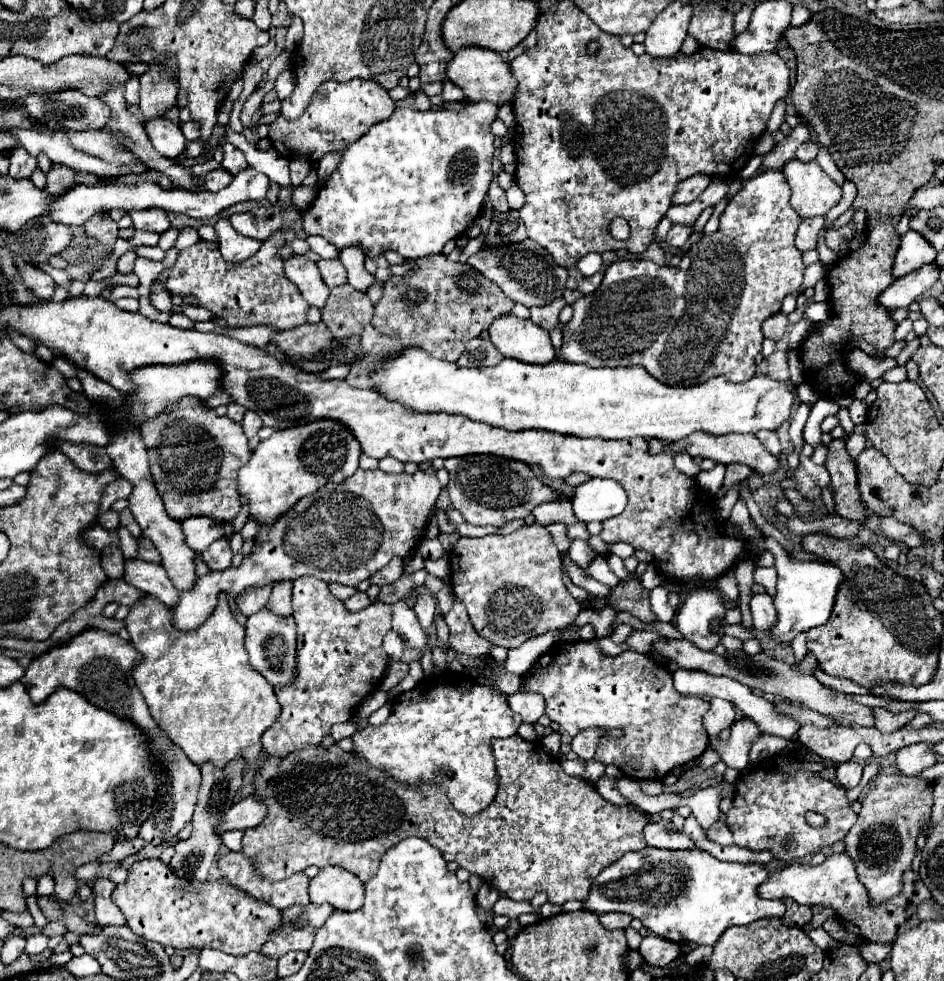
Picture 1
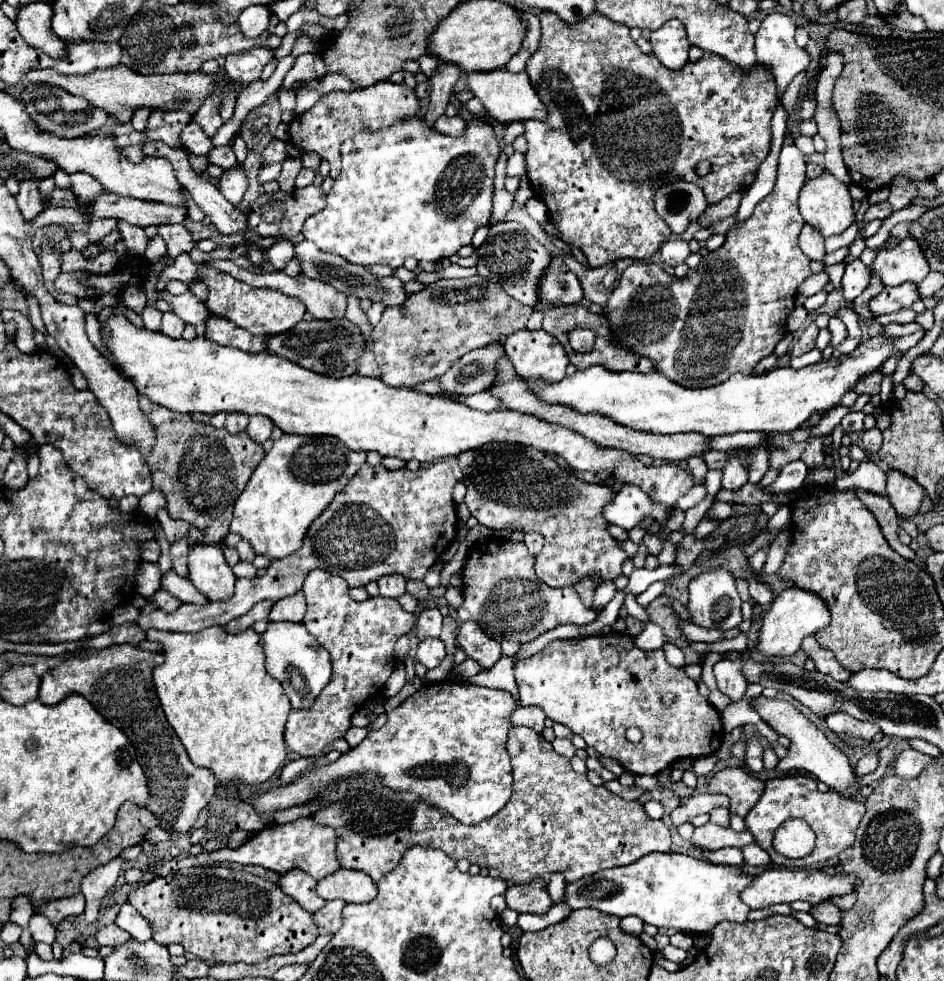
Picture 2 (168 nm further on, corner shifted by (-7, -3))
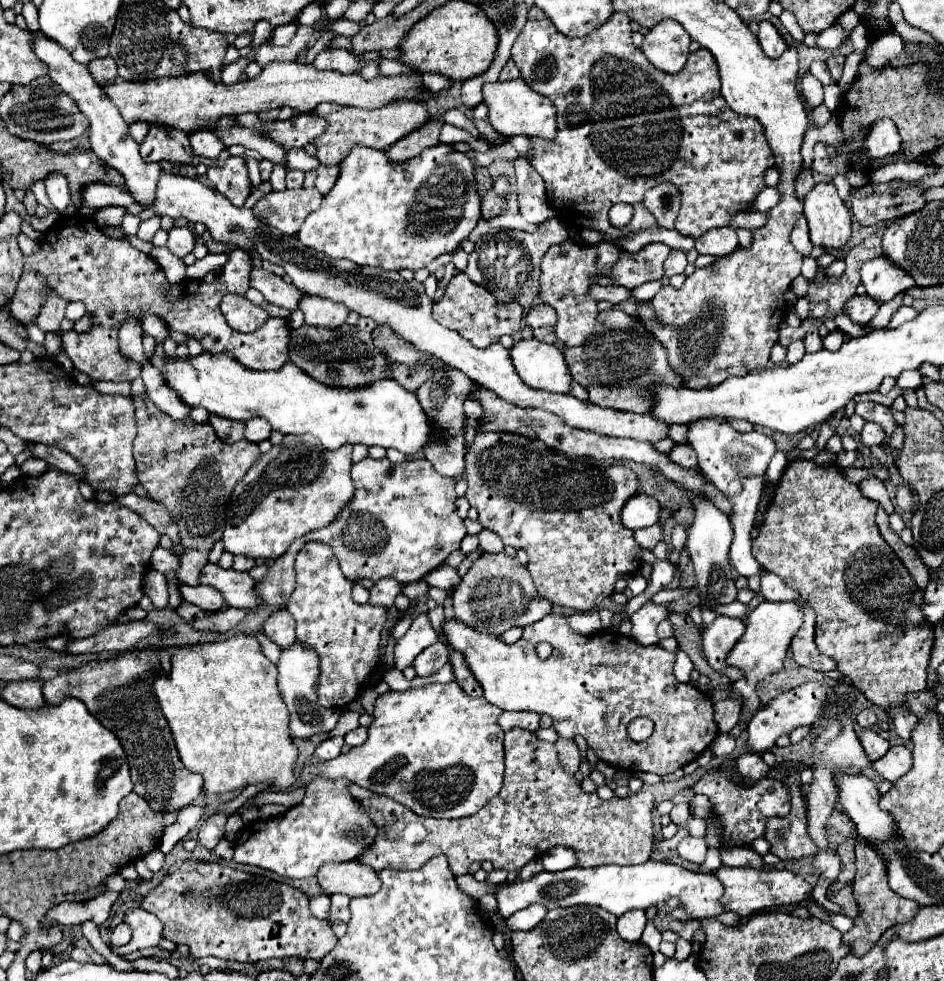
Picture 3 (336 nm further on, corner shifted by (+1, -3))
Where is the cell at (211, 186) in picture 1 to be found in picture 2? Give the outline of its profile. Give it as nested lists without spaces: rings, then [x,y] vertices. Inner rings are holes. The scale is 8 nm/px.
[[[241,167],[227,169],[219,179],[219,191],[223,191],[225,199],[233,205],[237,205],[241,201],[245,189],[247,189],[247,179],[245,179],[245,173]]]

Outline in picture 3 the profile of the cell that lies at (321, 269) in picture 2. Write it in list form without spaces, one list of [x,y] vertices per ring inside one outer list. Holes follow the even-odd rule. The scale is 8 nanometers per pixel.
[[[161,173],[155,205],[144,209],[139,218],[144,221],[153,215],[159,215],[159,217],[169,215],[173,219],[187,219],[193,223],[199,221],[207,227],[207,231],[211,233],[215,241],[231,243],[247,253],[257,251],[263,261],[281,265],[285,273],[291,277],[293,285],[299,287],[301,291],[343,303],[347,309],[357,311],[361,317],[371,317],[377,325],[389,325],[395,335],[411,343],[415,349],[441,359],[445,365],[453,369],[463,371],[469,379],[491,389],[493,393],[497,393],[509,403],[515,403],[521,407],[547,409],[567,419],[567,423],[573,427],[583,427],[585,431],[599,431],[611,437],[629,437],[629,439],[649,441],[649,443],[657,443],[659,439],[667,437],[665,423],[653,419],[651,415],[637,415],[629,411],[615,411],[615,409],[603,409],[597,405],[585,405],[573,395],[535,391],[527,387],[519,379],[511,363],[509,349],[505,349],[501,343],[493,343],[491,347],[477,349],[467,339],[463,339],[457,331],[441,327],[431,317],[433,303],[425,295],[425,289],[421,283],[405,281],[399,273],[393,273],[393,271],[379,271],[377,267],[359,267],[345,259],[327,259],[327,255],[319,255],[319,251],[311,251],[303,247],[303,243],[299,243],[297,237],[283,235],[275,227],[267,225],[263,219],[259,219],[253,213],[253,209],[235,207],[225,195],[221,195],[215,189],[209,189],[197,179]]]

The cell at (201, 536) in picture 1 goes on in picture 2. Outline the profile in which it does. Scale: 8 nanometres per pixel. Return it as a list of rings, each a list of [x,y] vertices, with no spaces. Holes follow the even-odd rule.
[[[283,435],[255,467],[245,491],[239,495],[231,519],[231,533],[247,539],[255,553],[283,559],[301,547],[311,519],[325,511],[331,499],[343,491],[349,479],[365,463],[367,453],[351,451],[335,437]]]

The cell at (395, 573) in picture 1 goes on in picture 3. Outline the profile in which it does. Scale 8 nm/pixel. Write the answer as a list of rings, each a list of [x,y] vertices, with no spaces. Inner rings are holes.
[[[381,579],[379,583],[375,583],[371,587],[371,599],[369,599],[369,603],[377,605],[377,607],[389,609],[399,593],[401,593],[401,585],[399,583],[395,583],[393,579]]]

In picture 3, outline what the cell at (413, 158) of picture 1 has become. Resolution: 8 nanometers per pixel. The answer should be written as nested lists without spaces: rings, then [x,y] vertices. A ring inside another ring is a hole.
[[[439,143],[437,147],[423,151],[419,157],[397,165],[385,159],[383,151],[357,147],[347,155],[347,159],[343,159],[335,187],[323,197],[321,207],[305,219],[297,237],[305,247],[321,251],[333,259],[349,259],[357,265],[379,267],[383,271],[417,271],[427,267],[439,255],[455,251],[479,219],[481,201],[475,185],[473,163],[465,153],[457,153],[449,145]]]

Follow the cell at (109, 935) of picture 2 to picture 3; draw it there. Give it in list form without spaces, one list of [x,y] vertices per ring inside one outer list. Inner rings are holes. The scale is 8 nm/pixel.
[[[121,923],[121,925],[117,925],[113,931],[111,931],[111,945],[127,945],[129,941],[131,941],[131,927],[127,925],[127,923]]]

